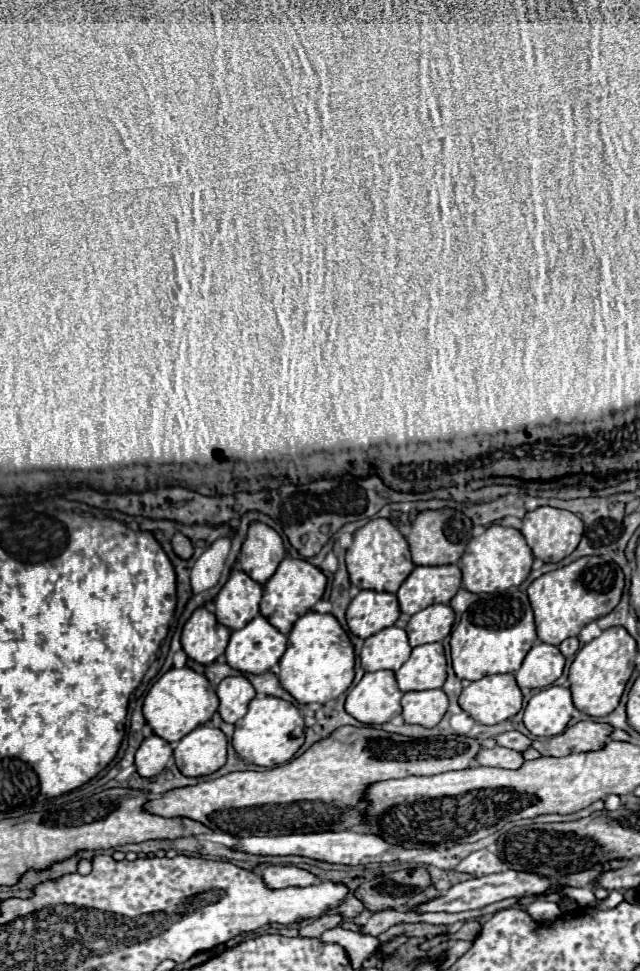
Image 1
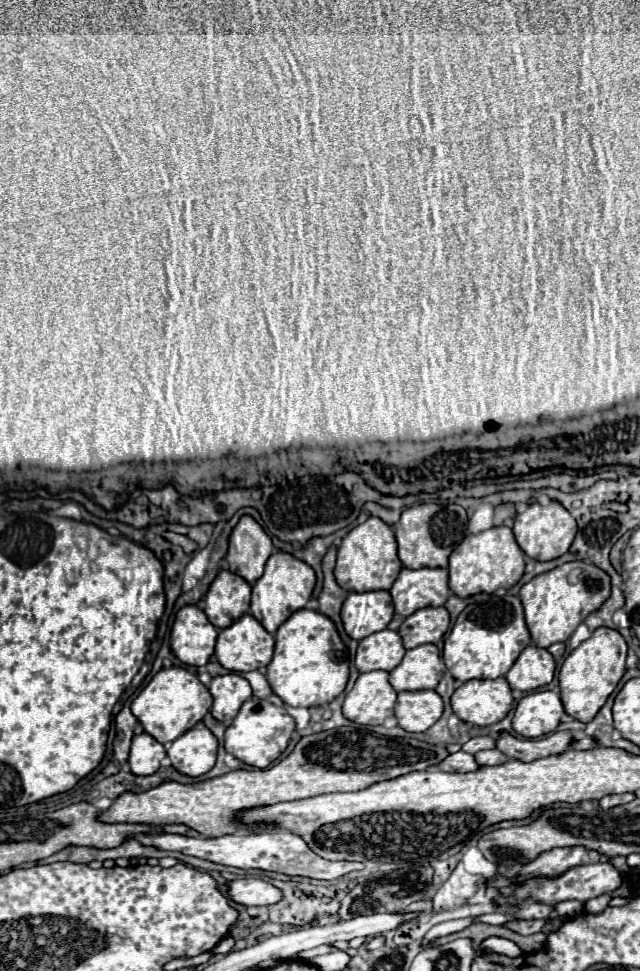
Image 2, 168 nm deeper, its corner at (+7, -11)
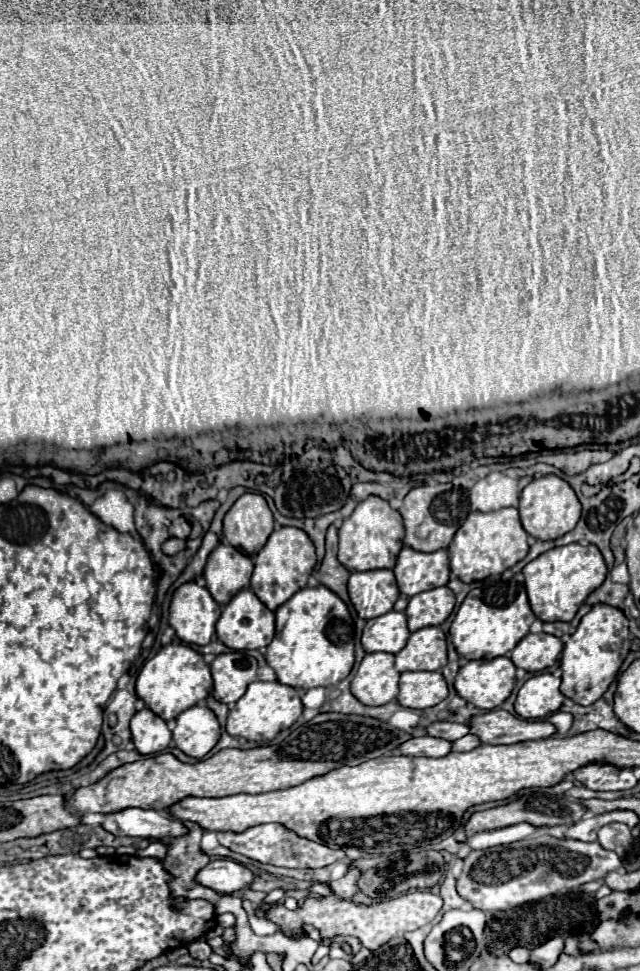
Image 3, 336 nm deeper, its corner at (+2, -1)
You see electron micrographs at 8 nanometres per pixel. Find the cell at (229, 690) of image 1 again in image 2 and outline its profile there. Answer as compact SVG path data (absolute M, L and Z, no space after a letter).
M229 673L211 679L209 693L213 695L211 715L227 727L239 713L241 705L251 699L251 685L241 675Z

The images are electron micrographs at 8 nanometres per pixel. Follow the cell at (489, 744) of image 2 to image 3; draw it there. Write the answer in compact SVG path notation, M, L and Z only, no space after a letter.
M438 721L438 723L430 723L426 727L426 735L430 737L440 737L440 739L446 739L446 741L456 741L460 739L462 735L468 733L468 727L466 725L460 725L460 723L448 723L448 721Z

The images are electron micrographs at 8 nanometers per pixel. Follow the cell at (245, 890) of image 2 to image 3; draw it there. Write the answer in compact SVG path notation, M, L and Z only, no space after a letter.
M212 859L204 869L196 873L196 883L214 889L218 893L236 893L252 881L252 871L232 859Z

